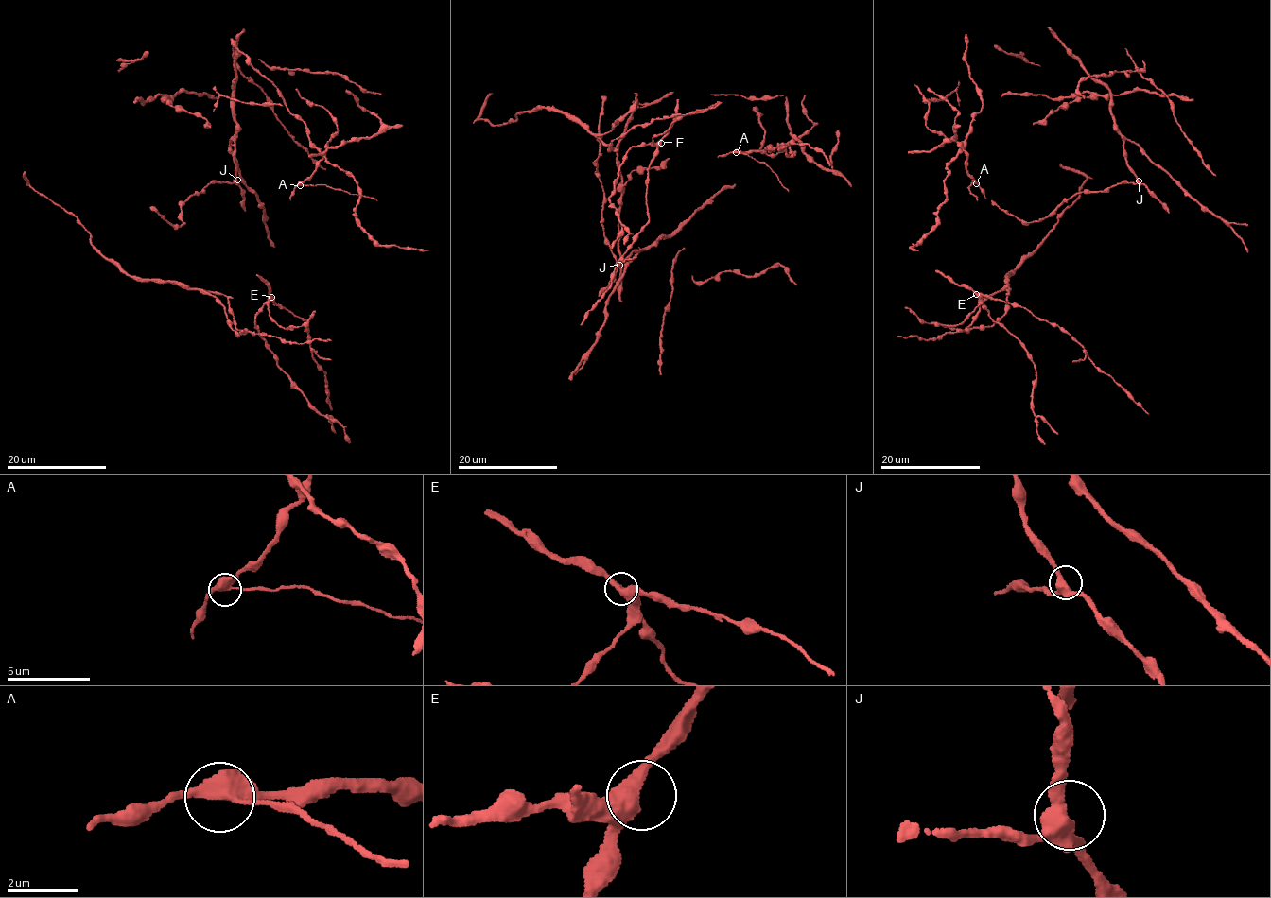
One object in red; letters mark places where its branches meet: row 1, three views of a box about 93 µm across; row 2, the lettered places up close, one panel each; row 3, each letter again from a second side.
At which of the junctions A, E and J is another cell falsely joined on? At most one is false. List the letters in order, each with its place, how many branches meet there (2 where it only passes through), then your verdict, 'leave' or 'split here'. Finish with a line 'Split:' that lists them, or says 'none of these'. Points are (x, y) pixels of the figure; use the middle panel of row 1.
A: (736, 152) | 3 | split here
E: (661, 143) | 3 | leave
J: (619, 265) | 3 | leave
Split: A

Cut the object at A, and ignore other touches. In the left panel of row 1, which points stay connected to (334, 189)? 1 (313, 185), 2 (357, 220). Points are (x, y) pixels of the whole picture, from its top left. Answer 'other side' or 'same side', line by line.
1: same side
2: other side

